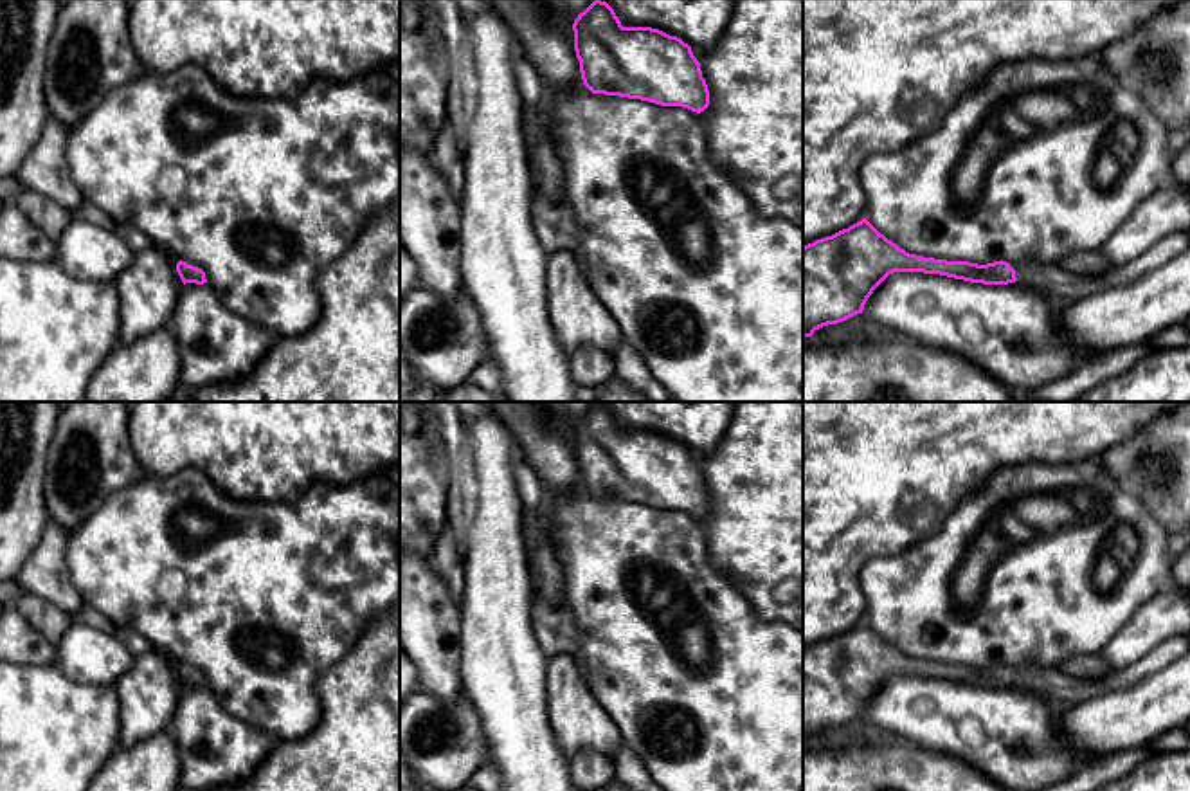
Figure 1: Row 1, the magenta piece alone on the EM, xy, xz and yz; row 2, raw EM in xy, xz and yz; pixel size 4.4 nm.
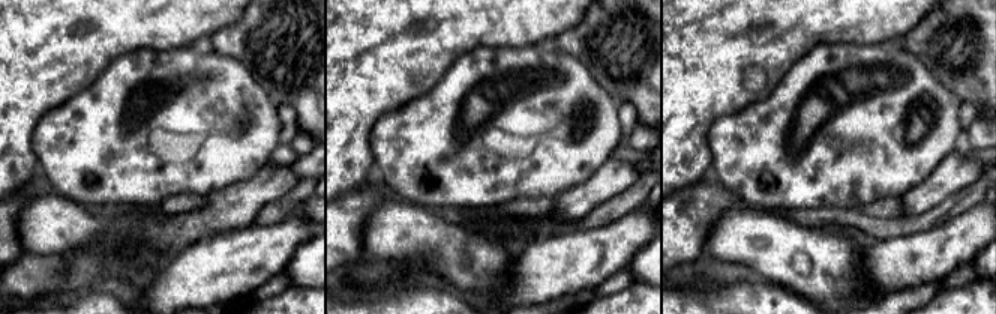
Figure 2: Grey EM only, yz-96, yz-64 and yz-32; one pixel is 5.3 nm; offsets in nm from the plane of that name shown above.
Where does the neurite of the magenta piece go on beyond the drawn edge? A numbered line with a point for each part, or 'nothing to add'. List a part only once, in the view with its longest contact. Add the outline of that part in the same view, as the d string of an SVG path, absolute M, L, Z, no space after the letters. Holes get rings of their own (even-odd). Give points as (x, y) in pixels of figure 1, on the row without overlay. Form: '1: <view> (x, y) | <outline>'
nothing to add

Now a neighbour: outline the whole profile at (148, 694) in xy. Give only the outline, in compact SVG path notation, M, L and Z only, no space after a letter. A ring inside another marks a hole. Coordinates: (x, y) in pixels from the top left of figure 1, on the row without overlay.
M157 650L135 656L131 668L113 686L119 697L121 748L167 730L184 690L176 670Z

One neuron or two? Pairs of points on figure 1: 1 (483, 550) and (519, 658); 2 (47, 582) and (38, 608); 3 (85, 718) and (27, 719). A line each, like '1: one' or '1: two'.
1: one
2: two
3: one

